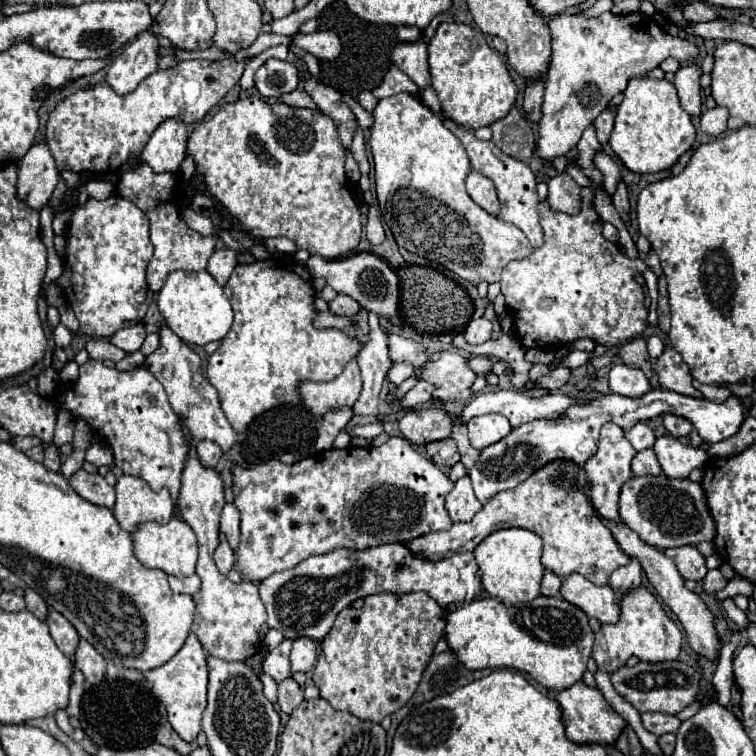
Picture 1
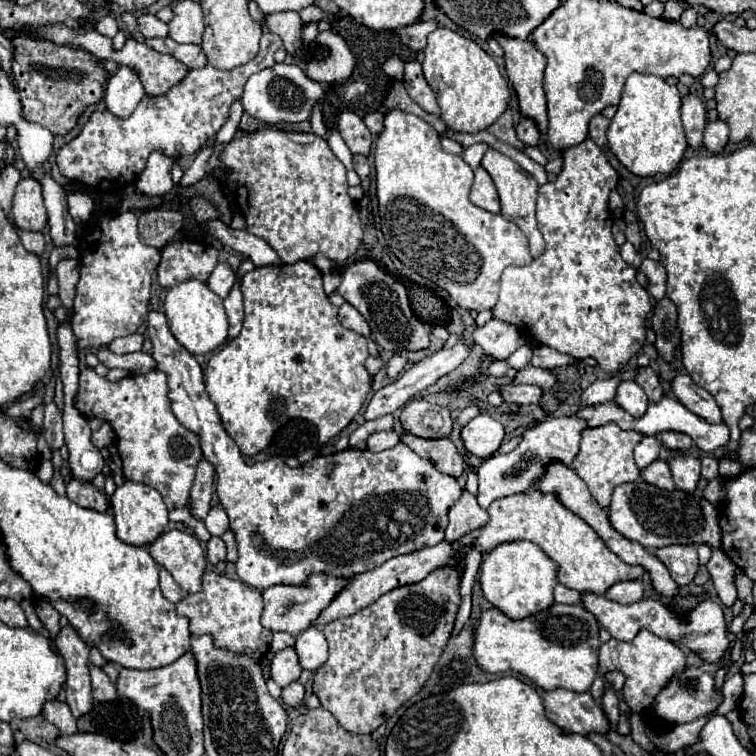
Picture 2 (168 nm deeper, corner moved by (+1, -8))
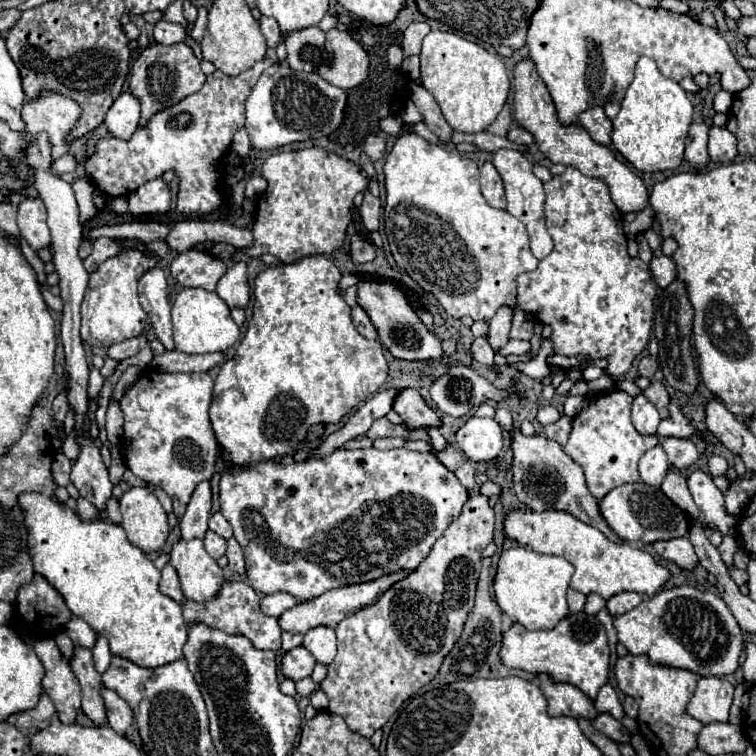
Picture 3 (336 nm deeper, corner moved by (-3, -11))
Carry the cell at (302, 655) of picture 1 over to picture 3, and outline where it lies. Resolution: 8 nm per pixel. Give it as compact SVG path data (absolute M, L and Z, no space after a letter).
M314 627L304 635L302 643L314 657L316 663L330 665L336 655L336 635L330 627Z

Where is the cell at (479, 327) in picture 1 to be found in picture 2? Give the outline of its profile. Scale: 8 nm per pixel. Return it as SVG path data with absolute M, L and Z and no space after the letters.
M460 340L460 342L458 342L456 346L452 346L452 348L442 348L442 350L434 352L432 356L428 356L428 358L420 360L420 362L414 362L414 364L408 368L408 372L404 372L404 374L398 376L392 384L380 388L380 390L372 396L372 400L370 400L368 406L366 406L364 418L366 418L366 420L376 420L376 418L380 418L380 416L384 416L384 414L396 412L396 410L398 410L400 406L404 406L410 398L418 396L422 390L426 390L428 386L432 386L436 380L440 380L442 376L446 376L448 372L452 372L454 368L458 368L458 366L466 360L468 354L470 354L470 348L466 346L464 340Z

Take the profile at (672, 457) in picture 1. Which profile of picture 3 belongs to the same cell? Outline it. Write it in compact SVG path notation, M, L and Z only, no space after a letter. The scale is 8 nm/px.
M692 471L688 475L688 489L698 505L706 527L720 531L722 535L736 535L738 517L730 517L724 511L724 497L722 491L712 483L712 477L704 471Z

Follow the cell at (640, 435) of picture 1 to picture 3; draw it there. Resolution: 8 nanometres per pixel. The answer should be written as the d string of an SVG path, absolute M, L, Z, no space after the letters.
M656 445L650 451L646 451L646 455L638 463L642 481L648 485L654 485L654 487L660 487L668 469L670 469L670 463L668 463L668 457L666 457L662 445Z

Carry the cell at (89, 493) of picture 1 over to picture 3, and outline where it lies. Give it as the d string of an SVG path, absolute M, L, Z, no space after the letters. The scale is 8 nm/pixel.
M78 497L78 515L80 515L80 519L86 521L86 519L96 519L100 515L100 511L88 499Z

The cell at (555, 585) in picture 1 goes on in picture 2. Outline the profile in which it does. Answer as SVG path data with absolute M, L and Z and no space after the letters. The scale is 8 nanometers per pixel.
M558 584L556 590L554 590L554 600L558 604L576 604L576 606L580 606L582 604L582 594L578 590L570 590L570 588Z

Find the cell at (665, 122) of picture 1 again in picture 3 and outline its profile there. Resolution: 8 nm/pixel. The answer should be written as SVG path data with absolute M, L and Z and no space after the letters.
M640 57L634 81L622 101L622 109L616 119L612 119L612 143L620 155L642 173L672 171L684 159L684 143L690 123L692 103L686 91L676 81L664 77L652 59Z

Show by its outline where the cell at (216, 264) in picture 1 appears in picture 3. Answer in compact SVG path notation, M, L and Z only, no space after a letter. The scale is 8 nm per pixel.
M234 263L218 281L216 293L228 307L246 307L250 299L250 287L246 279L246 263Z

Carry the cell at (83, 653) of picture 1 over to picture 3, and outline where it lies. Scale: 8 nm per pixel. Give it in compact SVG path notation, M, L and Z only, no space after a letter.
M100 685L100 693L102 693L102 699L106 703L108 725L114 731L118 731L120 735L124 735L126 727L132 723L132 709L128 707L128 703L116 691L110 691L108 687Z

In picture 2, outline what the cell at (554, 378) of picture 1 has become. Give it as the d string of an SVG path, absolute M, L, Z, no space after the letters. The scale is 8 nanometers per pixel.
M502 384L498 386L498 392L504 402L516 404L516 406L536 404L542 396L542 388L530 386L530 384Z

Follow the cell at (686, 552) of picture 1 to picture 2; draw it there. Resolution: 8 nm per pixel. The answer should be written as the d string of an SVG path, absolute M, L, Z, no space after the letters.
M686 544L686 546L664 546L664 548L656 548L654 556L666 564L666 568L670 570L670 576L676 580L676 584L690 584L692 578L698 572L698 554L696 554L696 546L694 544Z

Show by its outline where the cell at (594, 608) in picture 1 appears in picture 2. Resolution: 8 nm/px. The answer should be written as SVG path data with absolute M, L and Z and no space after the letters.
M586 592L582 596L584 600L584 608L588 612L592 612L596 616L596 620L610 632L612 638L616 640L632 640L638 630L646 628L650 632L654 632L656 636L660 638L666 638L666 640L672 640L674 644L678 646L684 646L688 650L692 650L696 656L700 656L704 662L710 662L710 664L716 664L722 660L724 652L730 648L730 638L728 638L728 628L726 628L726 622L724 622L724 612L722 612L722 606L712 602L712 600L704 600L700 602L694 610L690 610L684 618L674 614L670 608L666 608L660 600L654 600L654 598L646 598L646 600L640 600L640 602L634 602L634 604L628 604L628 606L622 606L618 602L612 602L608 600L606 596L596 596L592 592Z

